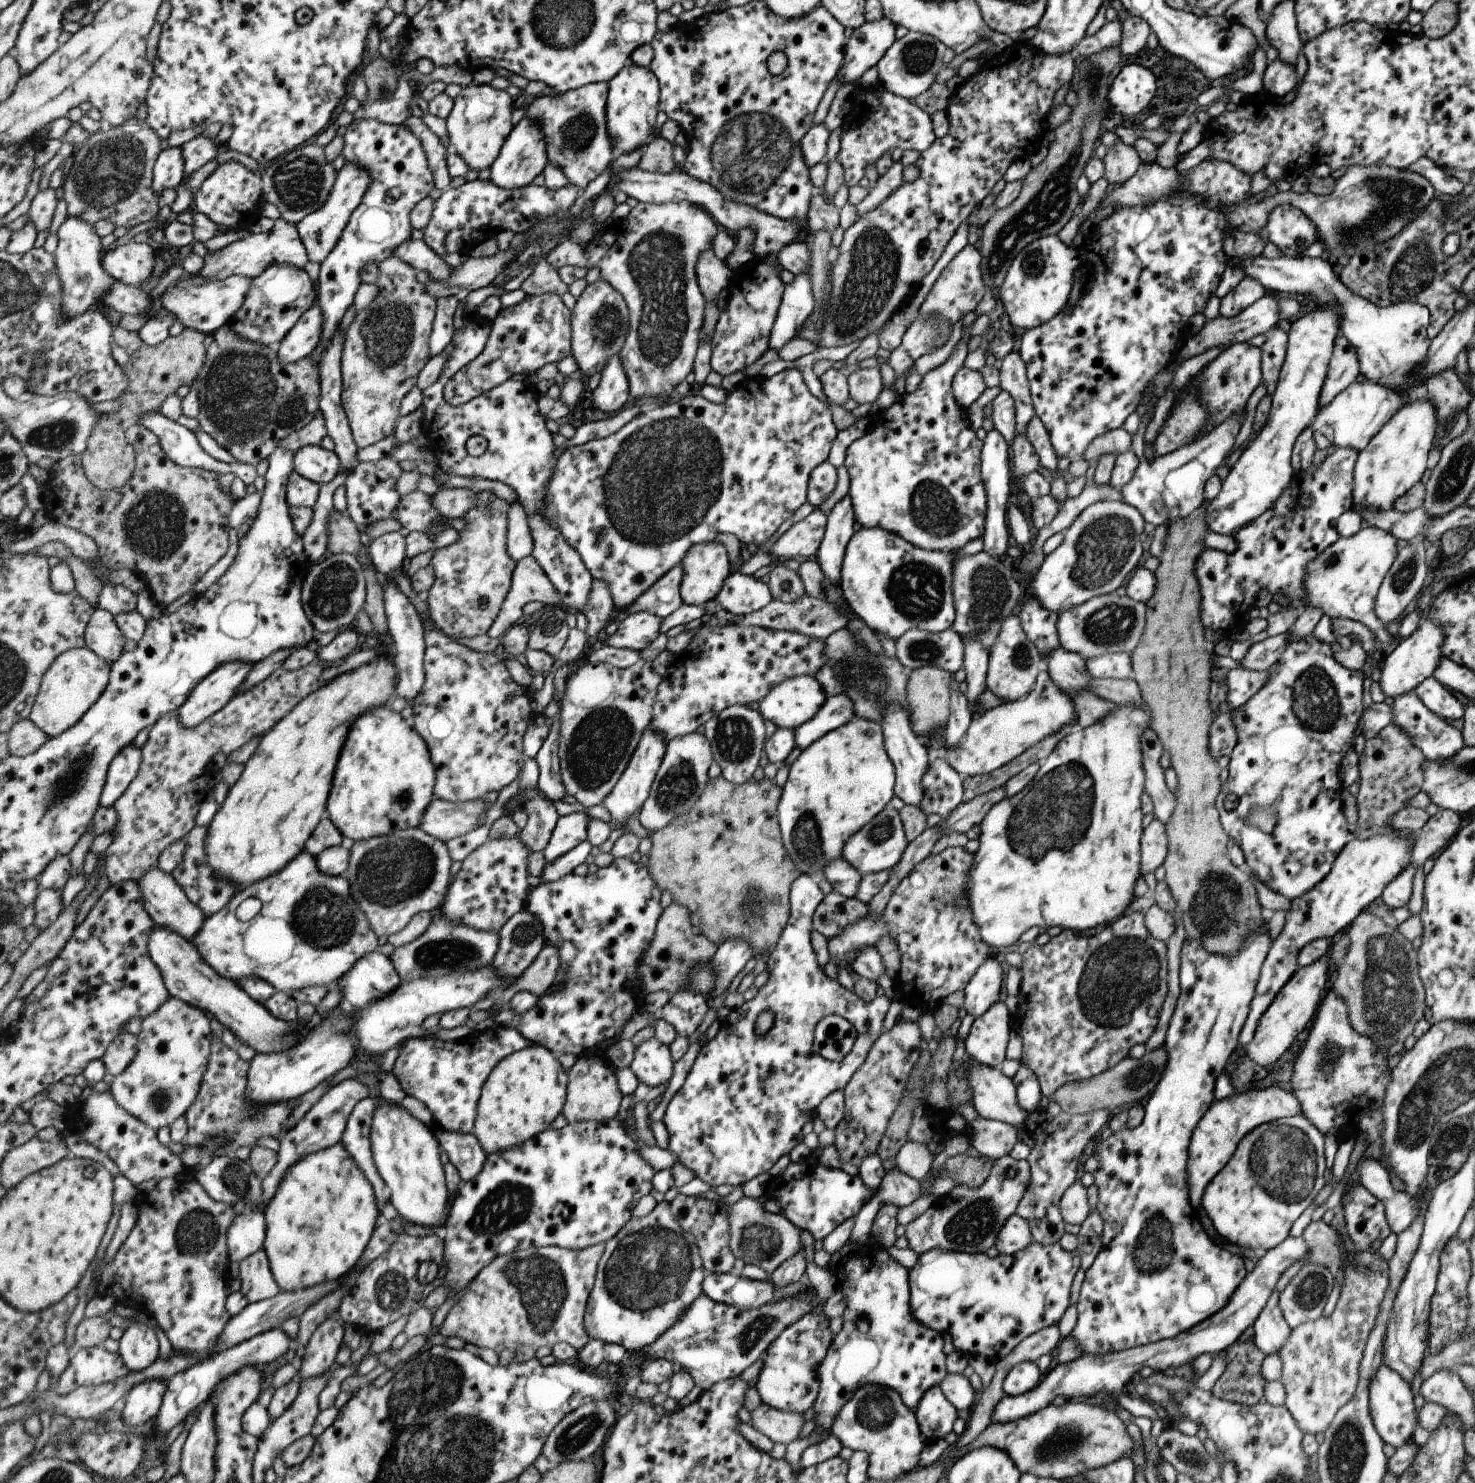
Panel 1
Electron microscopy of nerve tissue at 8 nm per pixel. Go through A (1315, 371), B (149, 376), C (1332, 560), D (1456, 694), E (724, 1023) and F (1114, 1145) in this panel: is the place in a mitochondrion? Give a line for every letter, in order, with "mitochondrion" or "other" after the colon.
A: other
B: other
C: mitochondrion
D: other
E: other
F: other

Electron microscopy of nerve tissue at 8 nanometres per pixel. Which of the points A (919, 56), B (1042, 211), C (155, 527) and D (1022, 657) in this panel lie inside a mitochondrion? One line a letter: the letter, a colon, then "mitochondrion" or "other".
A: mitochondrion
B: mitochondrion
C: mitochondrion
D: mitochondrion

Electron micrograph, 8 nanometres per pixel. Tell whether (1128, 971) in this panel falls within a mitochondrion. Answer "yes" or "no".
yes

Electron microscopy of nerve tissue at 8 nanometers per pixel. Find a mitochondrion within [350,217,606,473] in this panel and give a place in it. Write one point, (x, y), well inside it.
(389, 333)

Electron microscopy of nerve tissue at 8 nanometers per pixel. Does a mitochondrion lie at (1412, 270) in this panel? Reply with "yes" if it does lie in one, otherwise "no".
yes

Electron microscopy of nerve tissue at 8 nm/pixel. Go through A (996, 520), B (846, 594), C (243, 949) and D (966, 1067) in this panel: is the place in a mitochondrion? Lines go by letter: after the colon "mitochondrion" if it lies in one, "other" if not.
A: other
B: other
C: other
D: other

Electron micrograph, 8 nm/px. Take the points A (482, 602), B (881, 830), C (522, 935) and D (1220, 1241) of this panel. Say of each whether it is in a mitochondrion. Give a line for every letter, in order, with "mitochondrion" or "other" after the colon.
A: other
B: mitochondrion
C: mitochondrion
D: other

